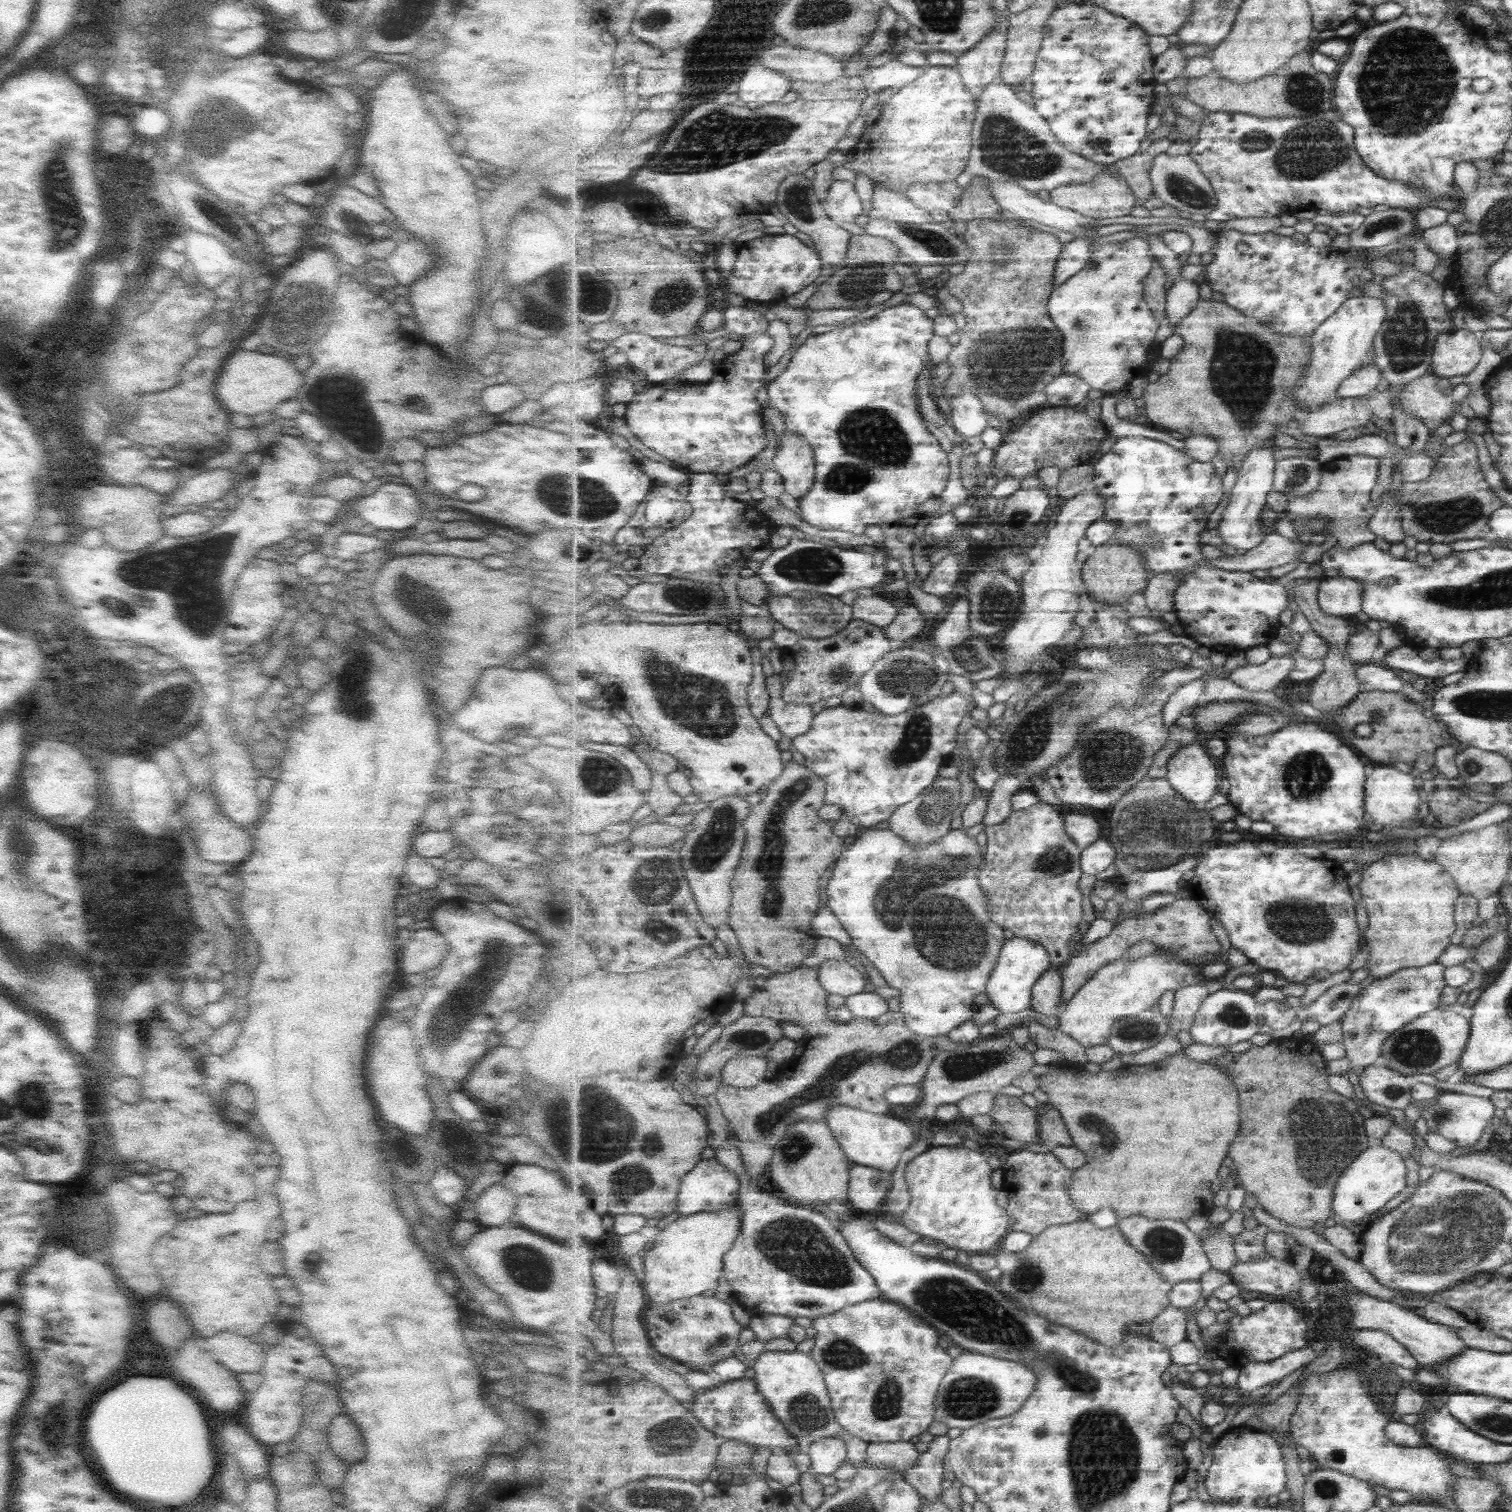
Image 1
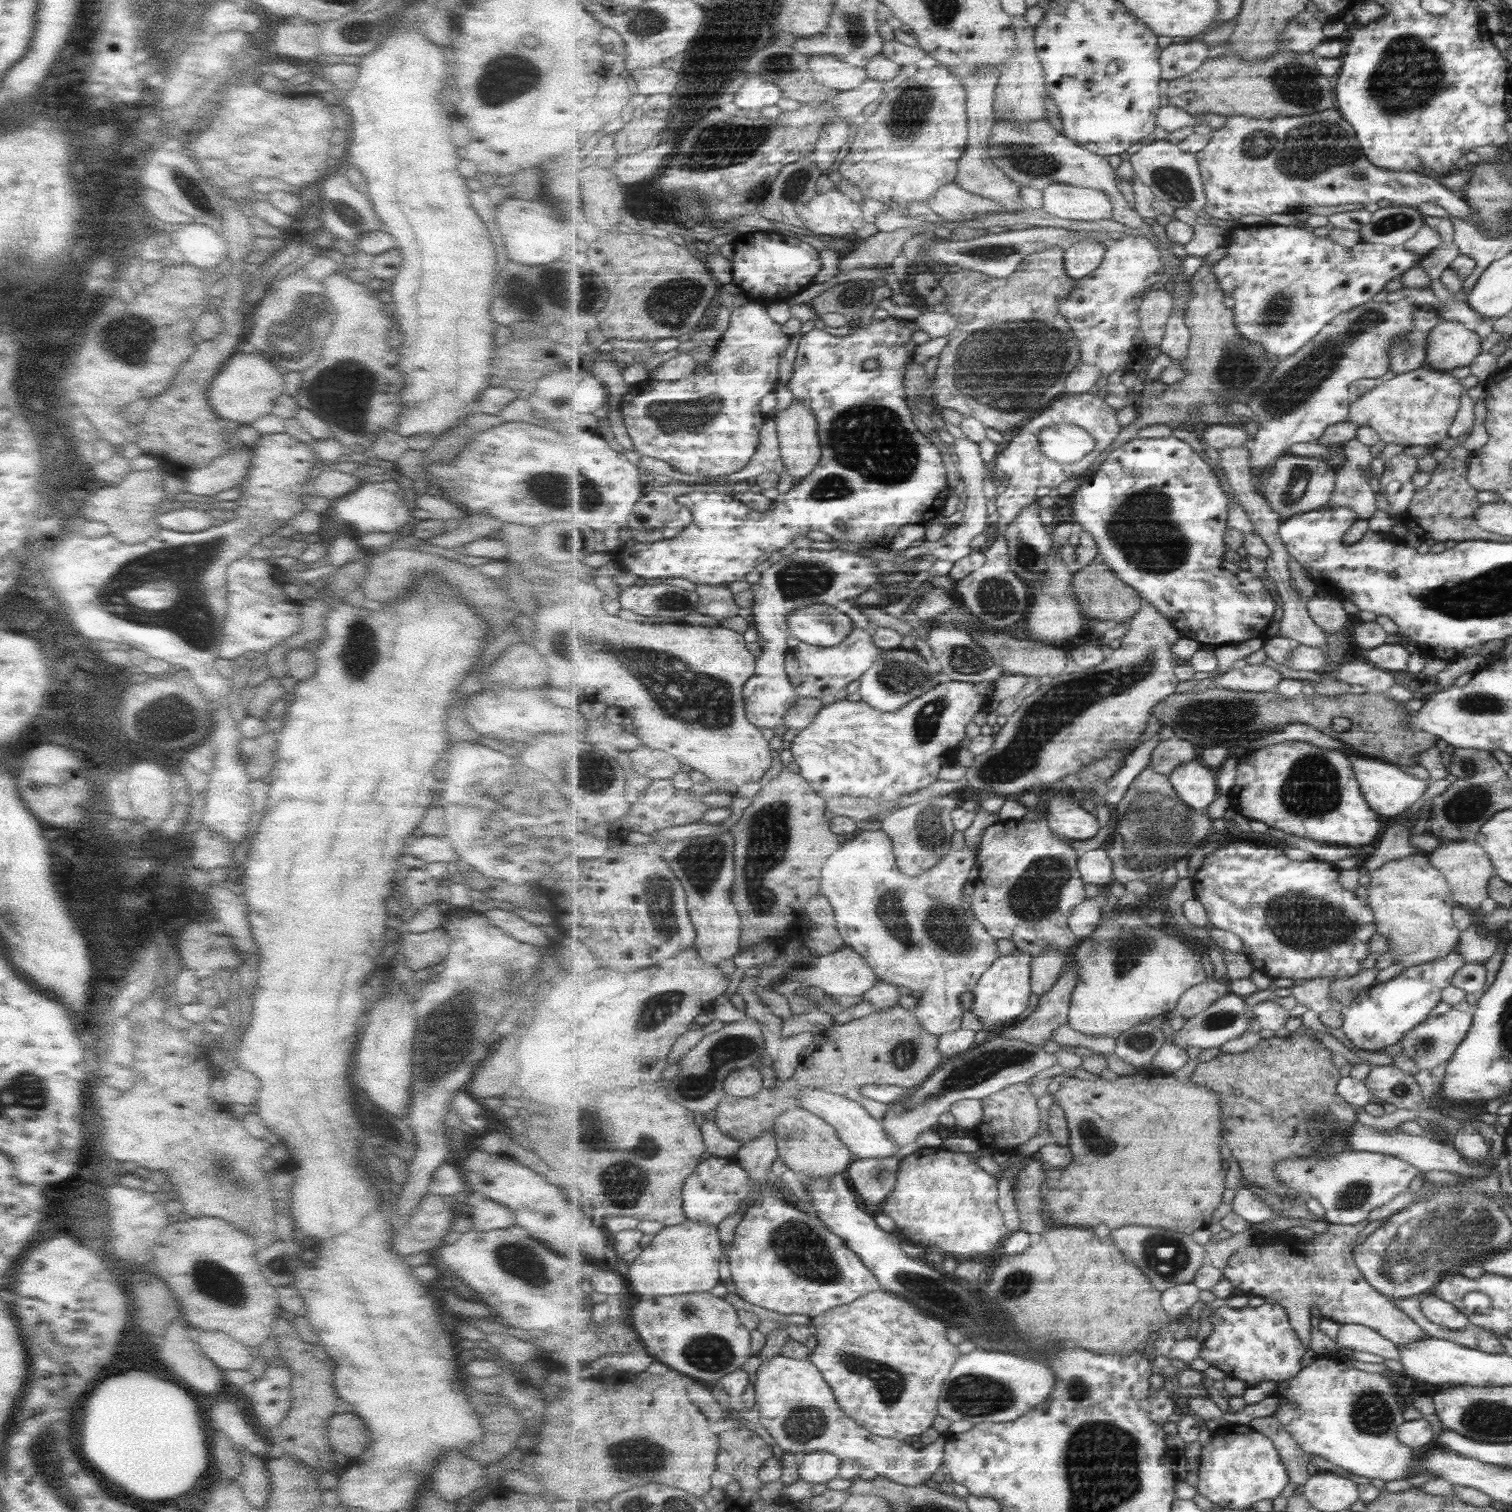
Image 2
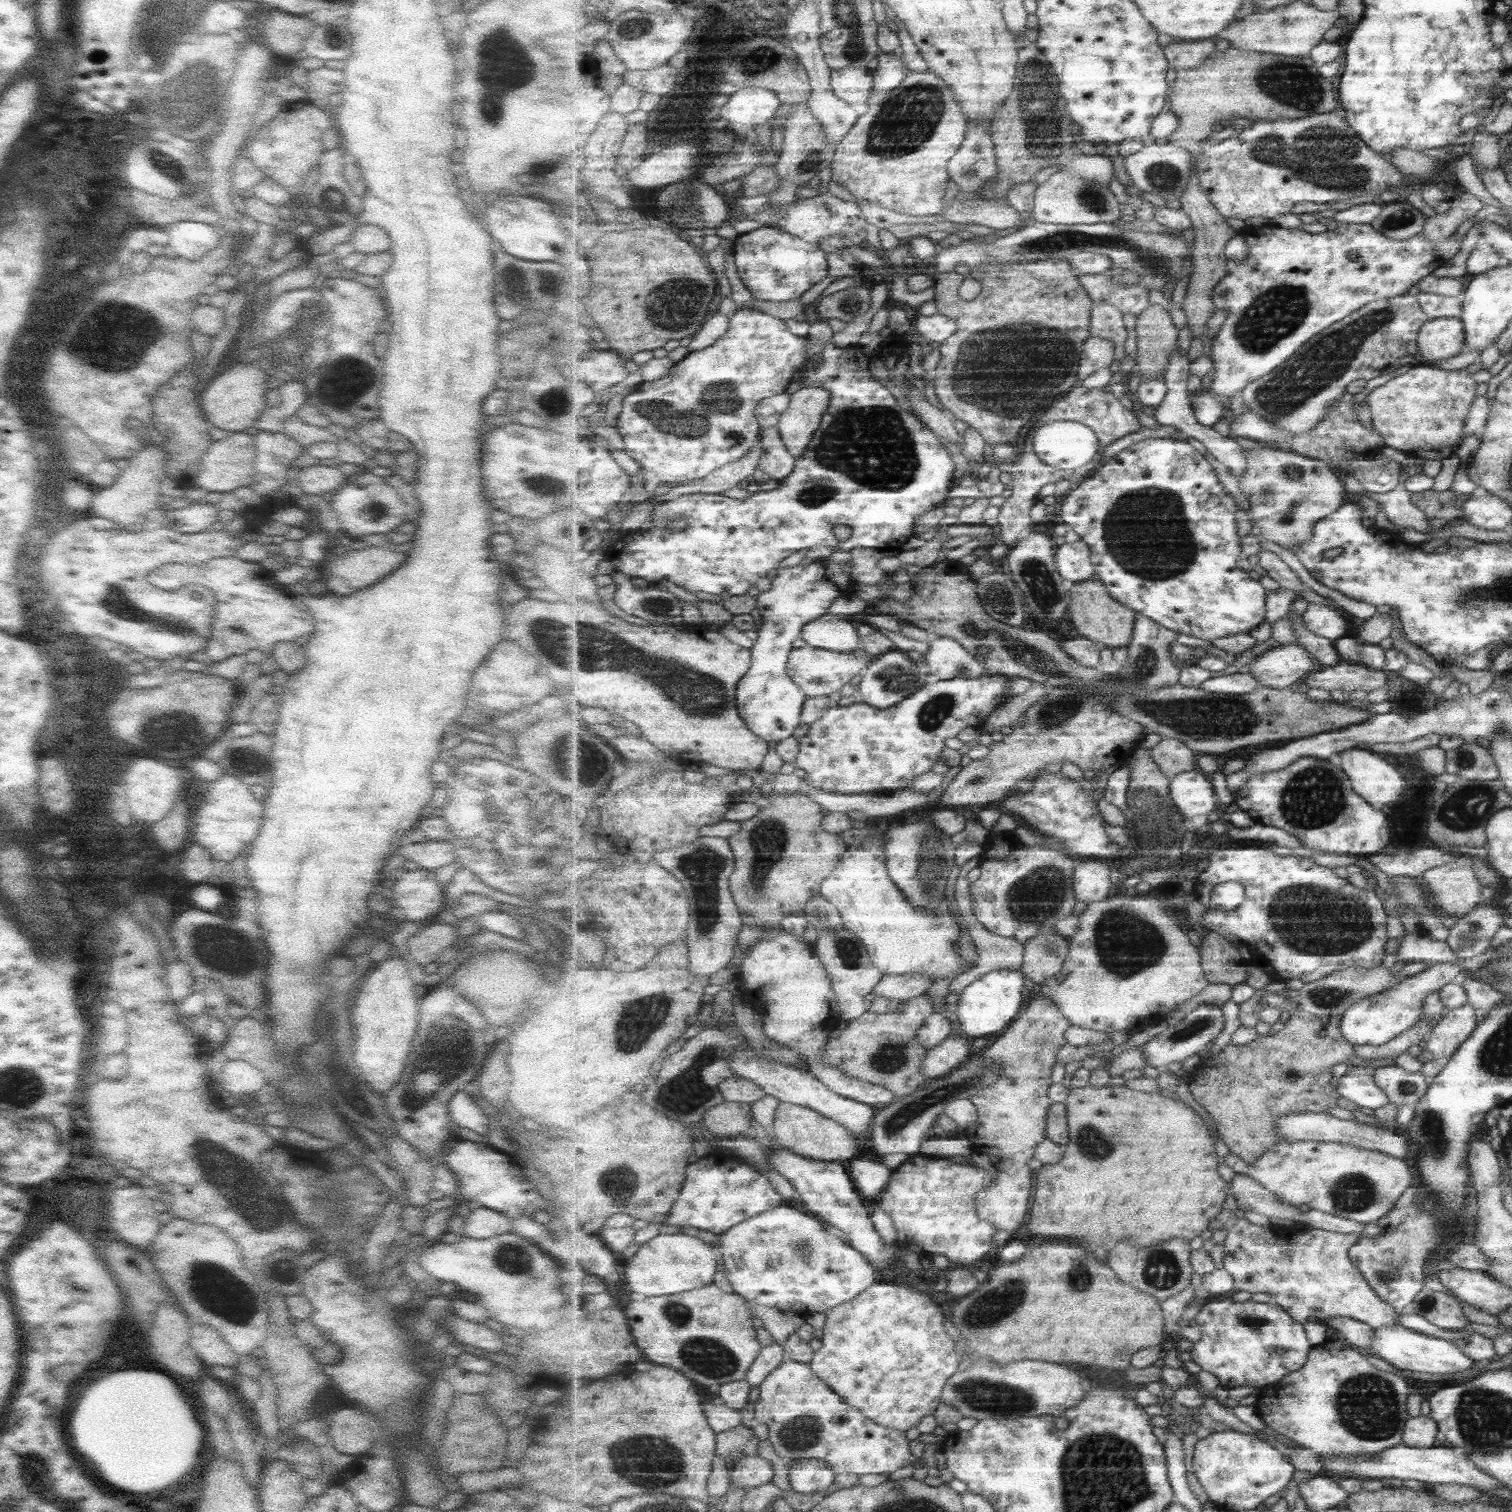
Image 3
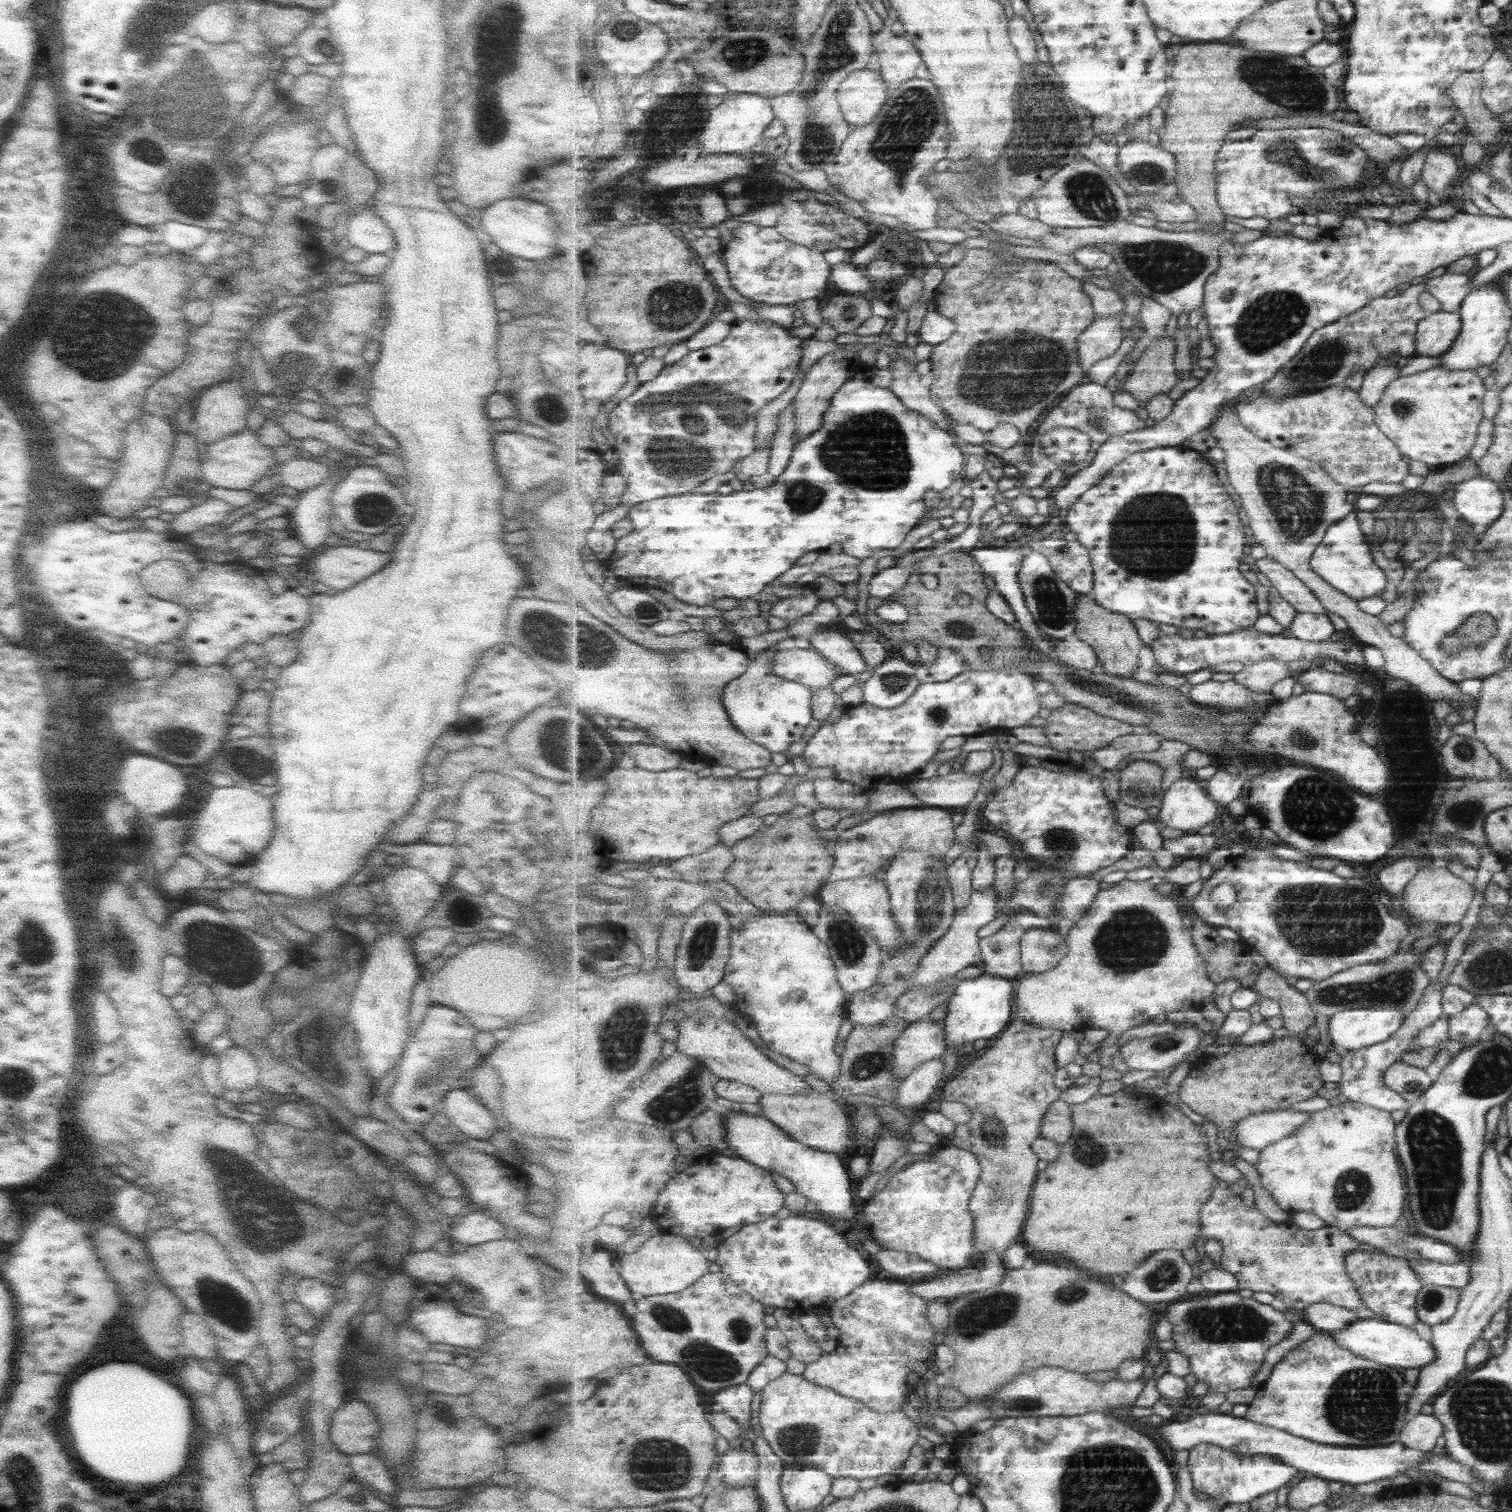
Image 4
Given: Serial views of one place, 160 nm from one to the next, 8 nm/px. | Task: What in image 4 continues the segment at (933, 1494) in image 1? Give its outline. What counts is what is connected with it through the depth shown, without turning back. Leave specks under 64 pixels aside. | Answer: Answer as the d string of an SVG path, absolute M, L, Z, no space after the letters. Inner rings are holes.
M787 1372L767 1384L761 1391L759 1423L762 1436L771 1449L783 1460L787 1468L818 1468L831 1478L851 1478L857 1481L879 1478L891 1474L896 1468L903 1468L910 1458L911 1448L921 1440L919 1427L912 1412L875 1412L865 1404L851 1397L843 1396L832 1388L815 1384L797 1372Z

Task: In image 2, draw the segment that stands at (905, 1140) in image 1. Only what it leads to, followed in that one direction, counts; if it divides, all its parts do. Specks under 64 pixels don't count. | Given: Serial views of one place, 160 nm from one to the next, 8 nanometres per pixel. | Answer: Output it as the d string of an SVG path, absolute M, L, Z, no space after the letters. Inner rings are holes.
M802 1088L796 1096L800 1101L801 1108L827 1121L827 1124L836 1128L839 1138L850 1148L855 1159L871 1158L891 1158L901 1150L900 1144L887 1134L884 1129L882 1120L875 1119L866 1110L866 1106L859 1104L858 1101L850 1100L846 1096L831 1093L816 1088Z

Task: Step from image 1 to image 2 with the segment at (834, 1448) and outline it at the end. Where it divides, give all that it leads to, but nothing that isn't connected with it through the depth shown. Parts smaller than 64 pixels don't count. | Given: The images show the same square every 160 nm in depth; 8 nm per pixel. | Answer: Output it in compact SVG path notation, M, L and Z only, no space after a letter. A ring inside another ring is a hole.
M813 1452L799 1461L798 1475L804 1482L824 1484L838 1476L842 1461L827 1452Z

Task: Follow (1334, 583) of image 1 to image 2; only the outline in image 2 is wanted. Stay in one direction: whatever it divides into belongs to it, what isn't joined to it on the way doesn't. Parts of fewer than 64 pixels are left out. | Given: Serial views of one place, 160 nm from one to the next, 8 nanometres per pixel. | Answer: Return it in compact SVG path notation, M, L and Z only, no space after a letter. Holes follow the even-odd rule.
M1315 596L1307 605L1312 620L1326 634L1335 634L1349 624L1349 614L1345 612L1343 602L1339 598Z

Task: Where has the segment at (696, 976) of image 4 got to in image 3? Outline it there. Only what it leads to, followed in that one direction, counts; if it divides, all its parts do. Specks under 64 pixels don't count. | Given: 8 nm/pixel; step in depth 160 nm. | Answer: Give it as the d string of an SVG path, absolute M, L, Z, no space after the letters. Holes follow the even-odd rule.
M701 837L682 847L655 853L655 860L657 864L663 864L663 868L671 868L671 872L683 880L683 884L687 884L690 924L686 942L690 950L691 974L709 978L711 974L723 971L735 956L739 932L745 923L730 889L730 876L736 867L730 840Z

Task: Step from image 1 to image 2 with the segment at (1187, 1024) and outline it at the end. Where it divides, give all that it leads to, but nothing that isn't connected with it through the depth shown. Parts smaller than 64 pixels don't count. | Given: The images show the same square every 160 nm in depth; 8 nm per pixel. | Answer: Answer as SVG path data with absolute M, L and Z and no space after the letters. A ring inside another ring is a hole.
M1207 980L1191 988L1191 990L1179 1000L1176 1011L1181 1017L1189 1020L1207 1010L1207 1008L1209 1008L1211 1004L1215 1004L1219 998L1229 996L1229 994L1230 988L1228 982Z

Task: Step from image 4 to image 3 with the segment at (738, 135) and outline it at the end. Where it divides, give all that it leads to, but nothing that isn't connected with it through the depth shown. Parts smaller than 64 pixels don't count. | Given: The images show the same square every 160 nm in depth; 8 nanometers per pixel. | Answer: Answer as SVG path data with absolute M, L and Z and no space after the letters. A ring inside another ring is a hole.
M747 87L735 92L721 110L721 120L749 120L749 126L759 126L777 116L782 101L778 94L765 88Z

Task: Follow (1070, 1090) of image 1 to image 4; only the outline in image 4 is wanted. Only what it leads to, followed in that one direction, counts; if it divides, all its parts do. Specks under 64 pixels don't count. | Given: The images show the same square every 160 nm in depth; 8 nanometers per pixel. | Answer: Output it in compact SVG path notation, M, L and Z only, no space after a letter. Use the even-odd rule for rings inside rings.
M1116 1091L1109 1095L1097 1093L1091 1100L1083 1104L1072 1106L1074 1133L1071 1140L1062 1145L1062 1151L1057 1160L1047 1164L1045 1170L1039 1174L1034 1191L1031 1195L1031 1212L1027 1217L1027 1224L1023 1231L1025 1245L1033 1248L1033 1253L1048 1252L1061 1256L1081 1269L1091 1270L1101 1276L1118 1274L1125 1276L1134 1268L1140 1267L1145 1259L1153 1256L1155 1252L1171 1253L1174 1250L1185 1251L1195 1247L1197 1238L1202 1236L1202 1208L1214 1196L1214 1188L1218 1184L1218 1176L1212 1171L1211 1149L1207 1134L1201 1125L1189 1120L1177 1107L1170 1106L1162 1100L1161 1095L1133 1093L1127 1094Z

